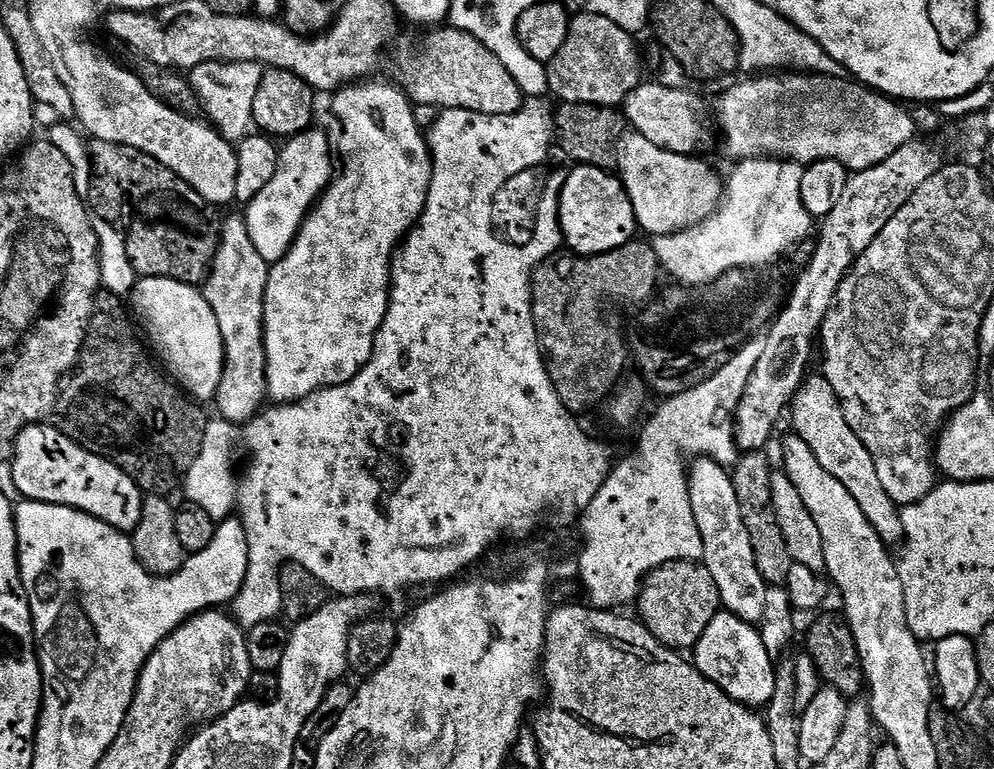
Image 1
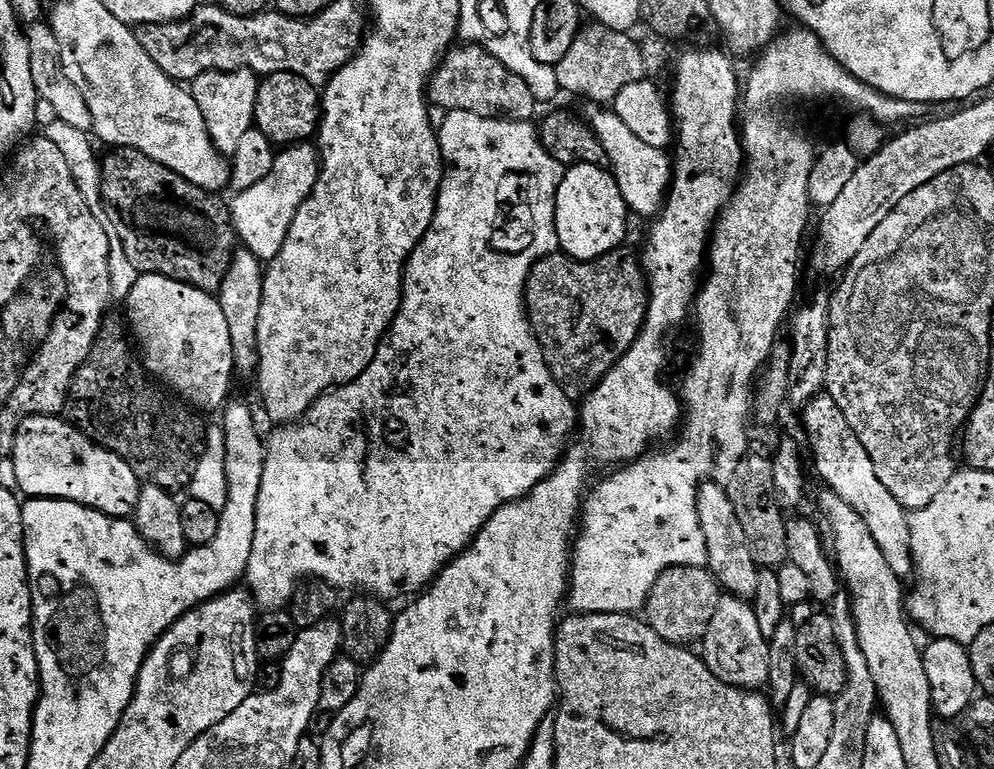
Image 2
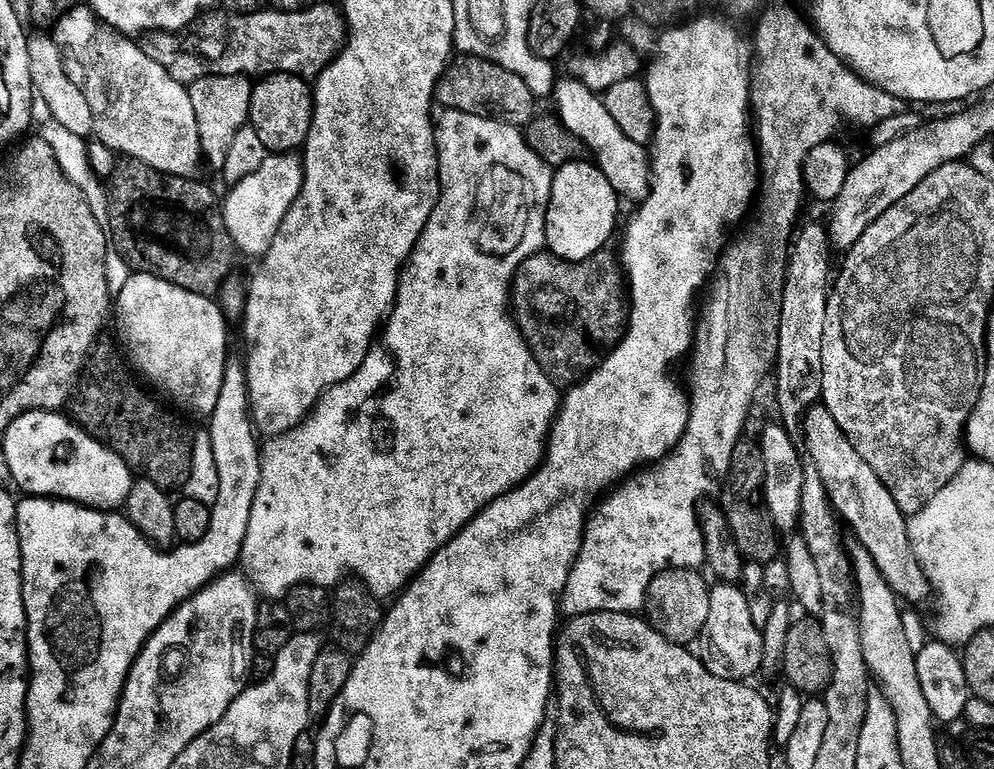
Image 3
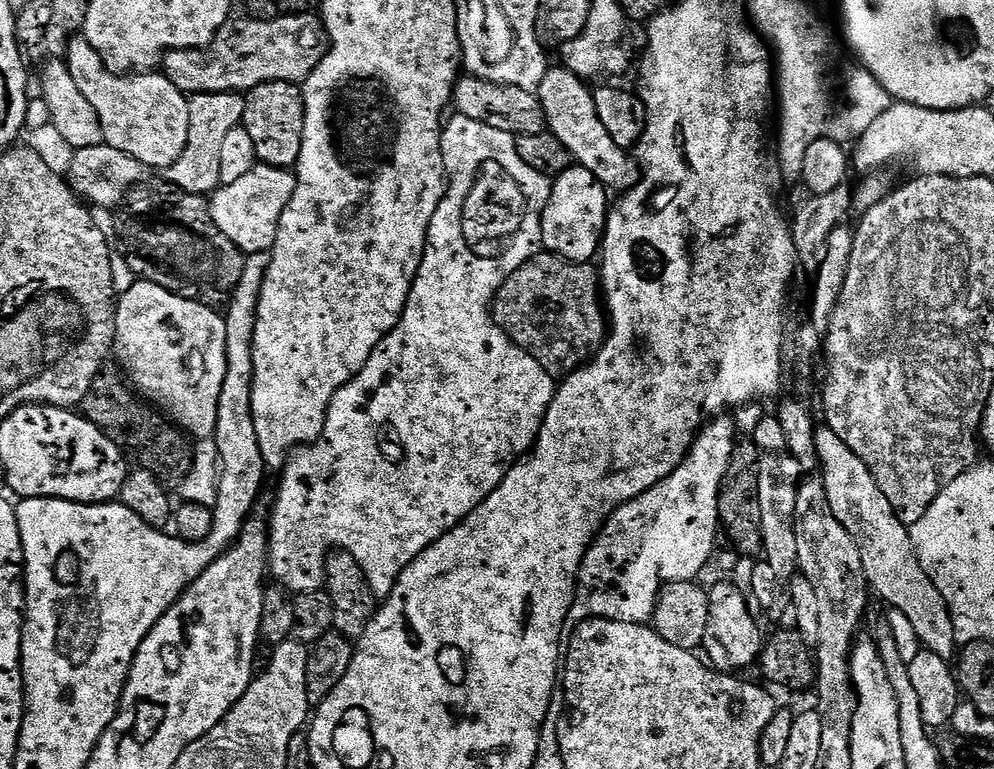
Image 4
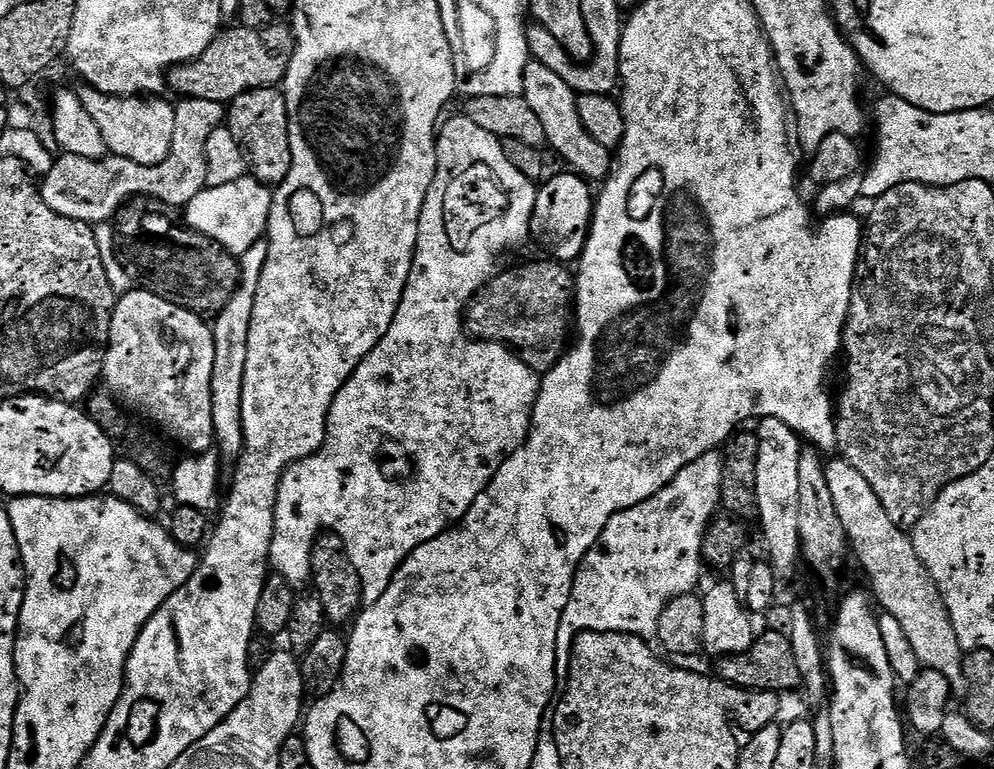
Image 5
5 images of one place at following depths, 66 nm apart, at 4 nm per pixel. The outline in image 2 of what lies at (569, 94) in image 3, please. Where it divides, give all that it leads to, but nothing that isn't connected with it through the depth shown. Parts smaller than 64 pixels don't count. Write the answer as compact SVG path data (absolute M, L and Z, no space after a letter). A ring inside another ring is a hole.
M587 103L585 105L589 127L599 138L604 150L605 159L609 169L618 182L618 188L622 191L624 201L629 209L636 215L653 217L663 205L667 191L671 185L672 162L669 155L660 148L649 146L624 125L610 108L602 107L599 103Z

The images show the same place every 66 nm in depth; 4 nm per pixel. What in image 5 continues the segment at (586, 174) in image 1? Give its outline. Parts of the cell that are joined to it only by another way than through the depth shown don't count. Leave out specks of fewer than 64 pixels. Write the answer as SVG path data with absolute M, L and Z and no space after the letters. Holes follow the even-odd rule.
M561 170L557 176L550 178L545 184L539 185L534 202L534 214L532 215L531 239L537 240L545 248L547 255L557 262L579 261L584 253L584 247L588 241L588 231L592 229L592 209L594 207L594 188L584 177L572 170Z

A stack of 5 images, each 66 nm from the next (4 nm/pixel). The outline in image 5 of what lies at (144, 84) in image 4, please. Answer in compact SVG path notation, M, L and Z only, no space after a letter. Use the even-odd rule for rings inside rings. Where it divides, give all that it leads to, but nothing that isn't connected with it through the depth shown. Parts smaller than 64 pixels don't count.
M87 86L79 89L80 100L86 106L86 114L98 122L108 152L126 158L129 165L157 164L170 154L174 142L176 109L164 98L141 98L140 96L107 96L97 88Z

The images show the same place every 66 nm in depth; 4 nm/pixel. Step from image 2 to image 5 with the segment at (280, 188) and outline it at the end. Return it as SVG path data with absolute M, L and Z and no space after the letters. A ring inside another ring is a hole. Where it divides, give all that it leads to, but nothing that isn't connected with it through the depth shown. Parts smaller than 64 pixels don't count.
M251 174L238 178L238 182L226 182L226 186L206 186L200 191L198 198L194 198L186 206L187 227L210 238L231 256L242 257L246 250L250 250L250 246L265 239L273 195L273 189L269 185Z

